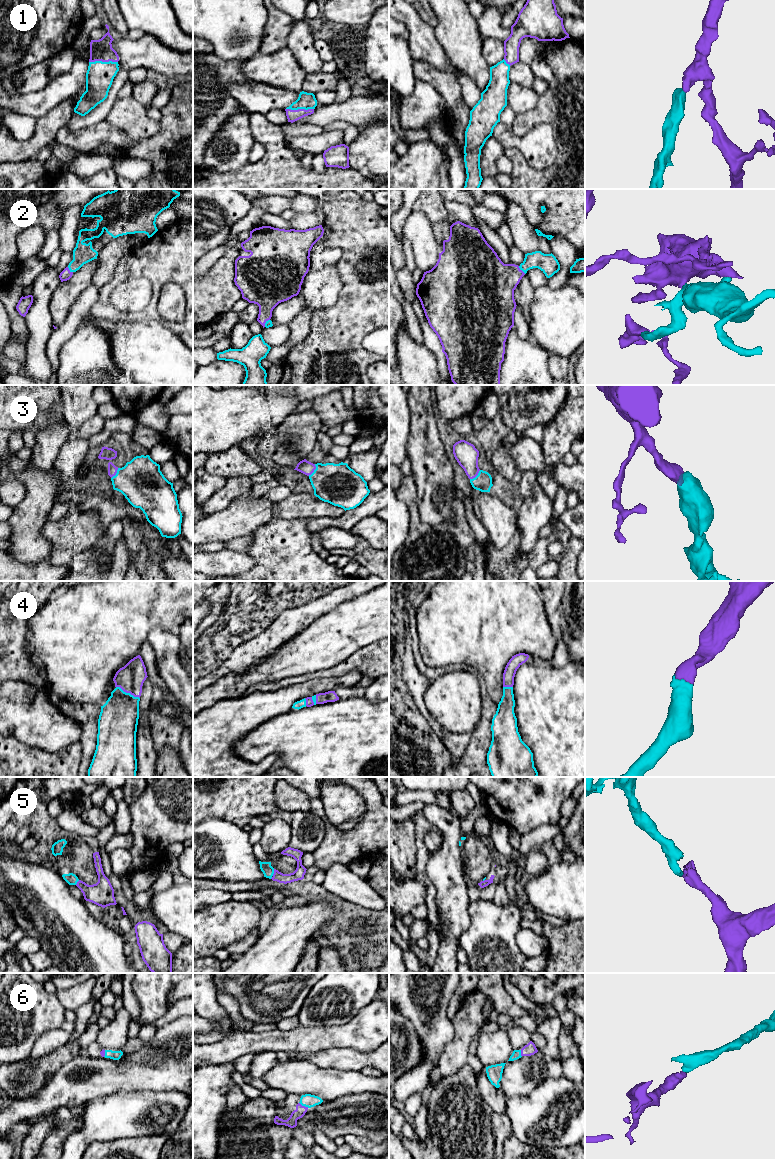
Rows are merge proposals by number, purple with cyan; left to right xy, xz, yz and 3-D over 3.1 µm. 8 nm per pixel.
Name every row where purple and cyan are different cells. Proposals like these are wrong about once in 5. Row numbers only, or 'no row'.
no row

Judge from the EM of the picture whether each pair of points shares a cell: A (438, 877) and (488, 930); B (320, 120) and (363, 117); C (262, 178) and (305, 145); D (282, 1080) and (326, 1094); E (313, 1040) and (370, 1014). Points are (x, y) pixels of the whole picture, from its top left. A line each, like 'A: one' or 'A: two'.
A: two
B: one
C: two
D: one
E: one

